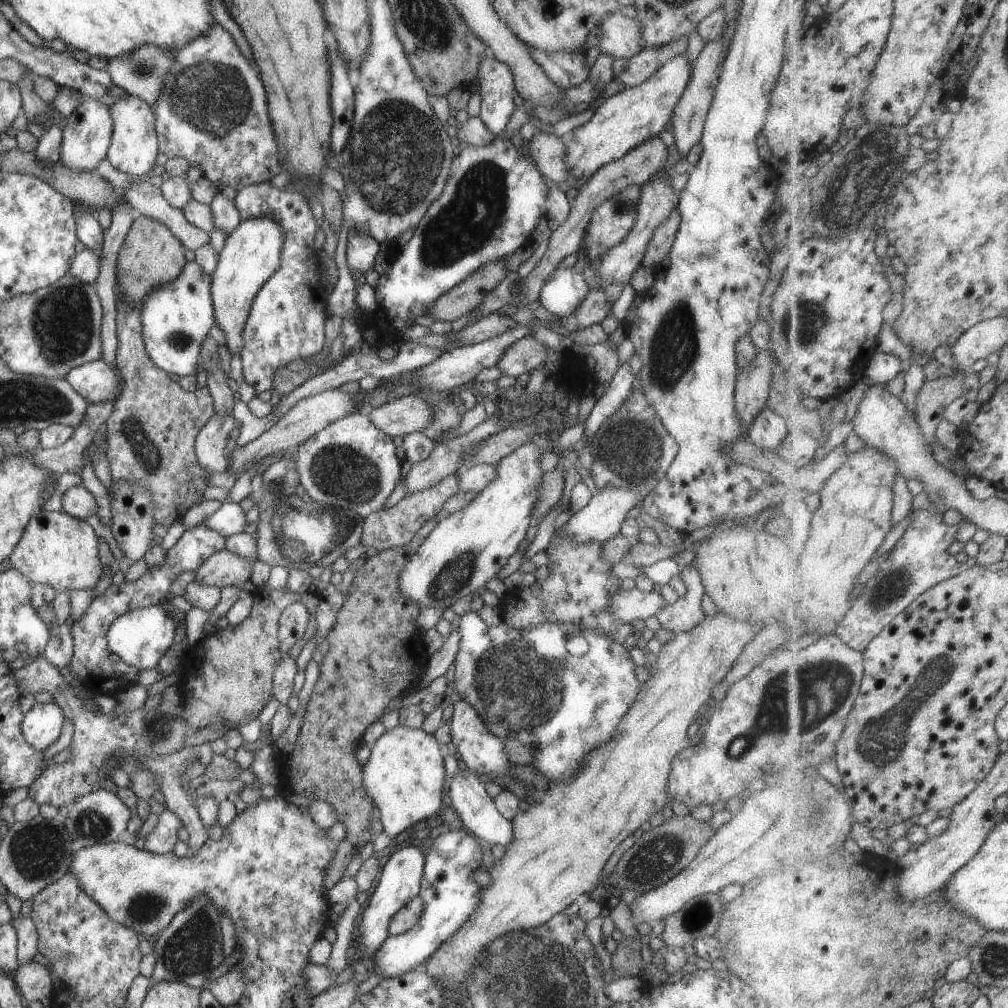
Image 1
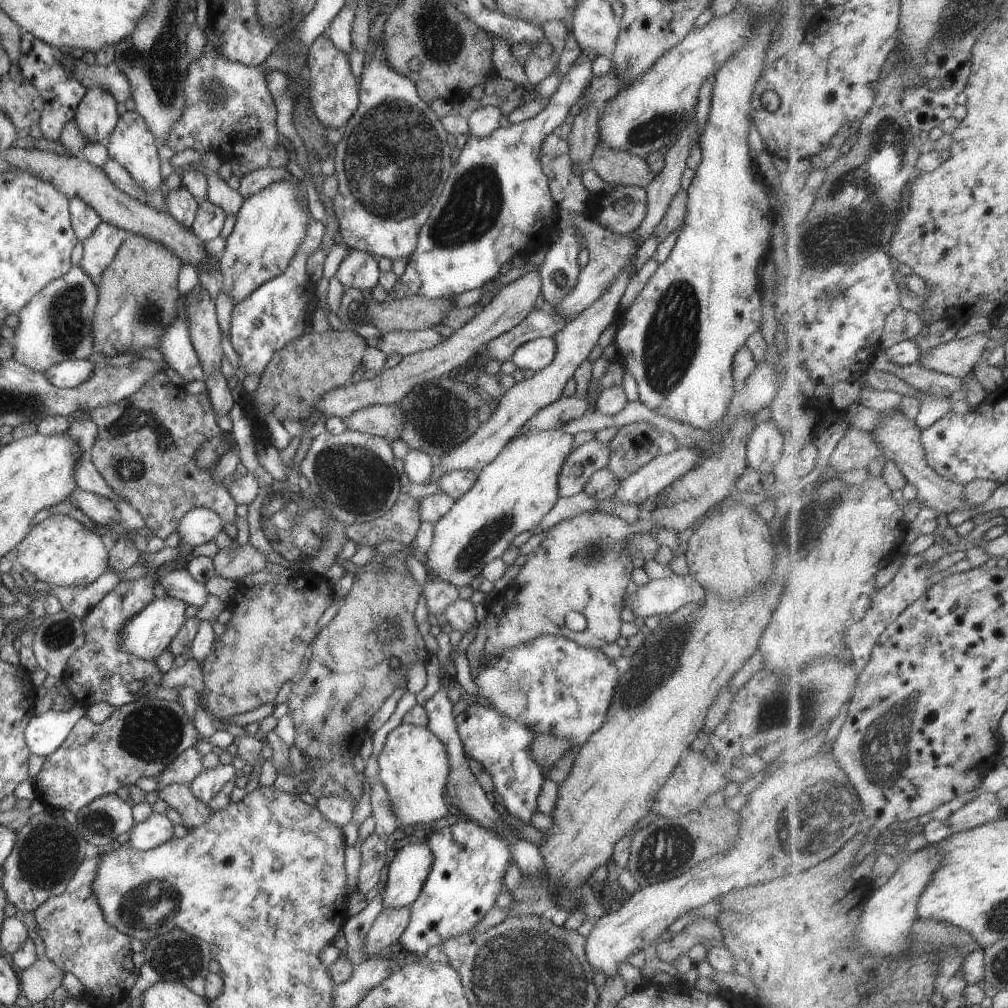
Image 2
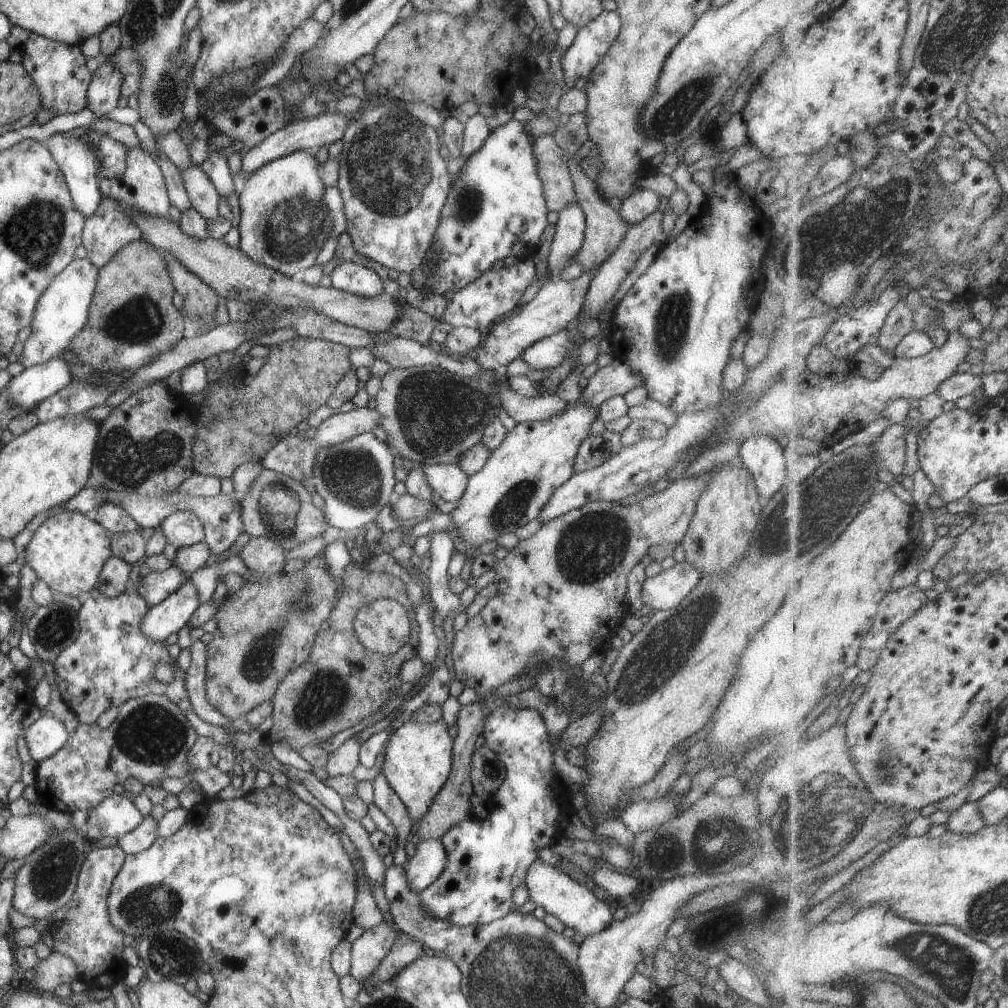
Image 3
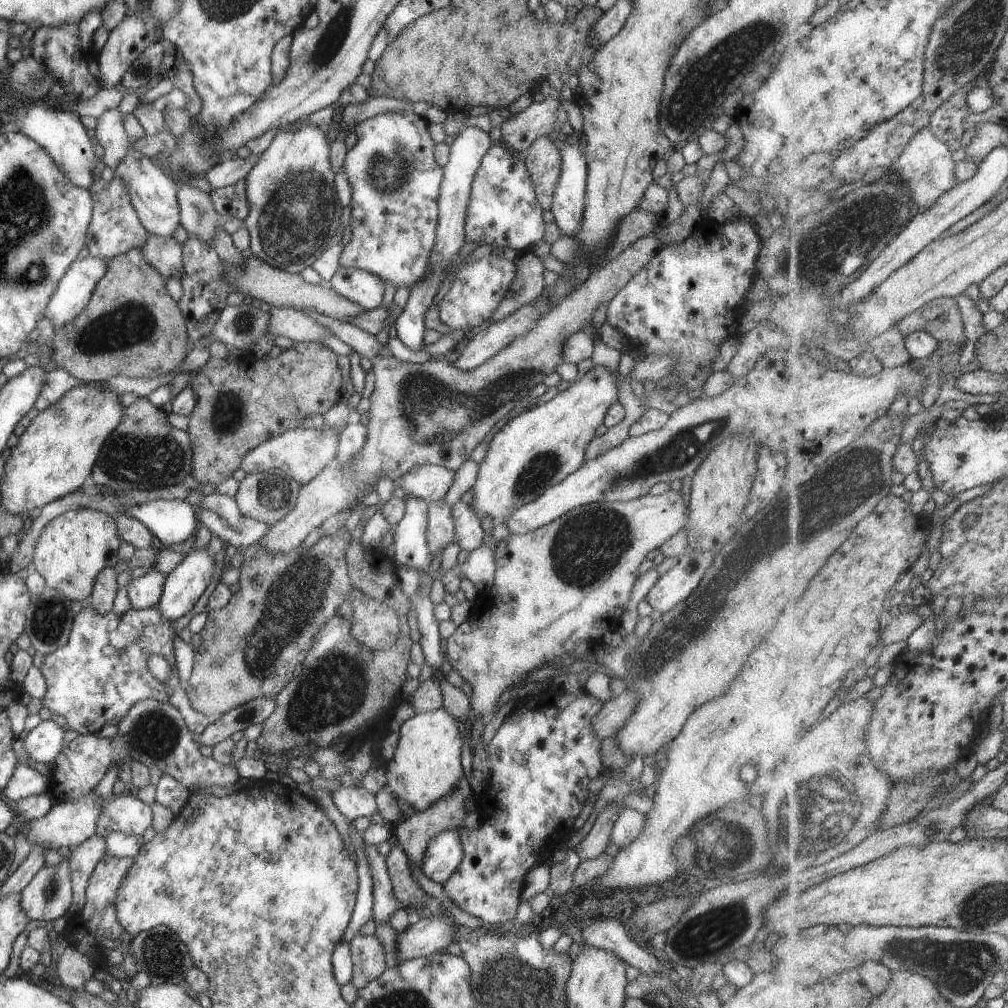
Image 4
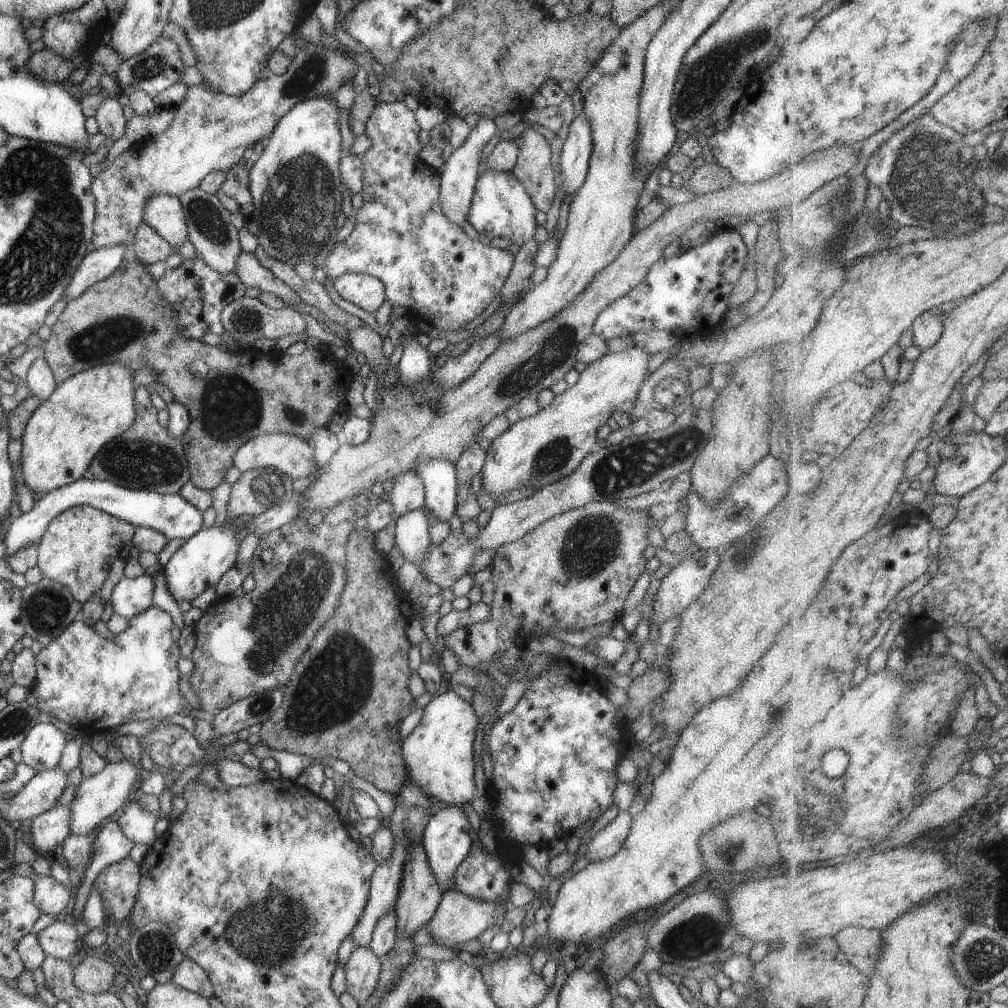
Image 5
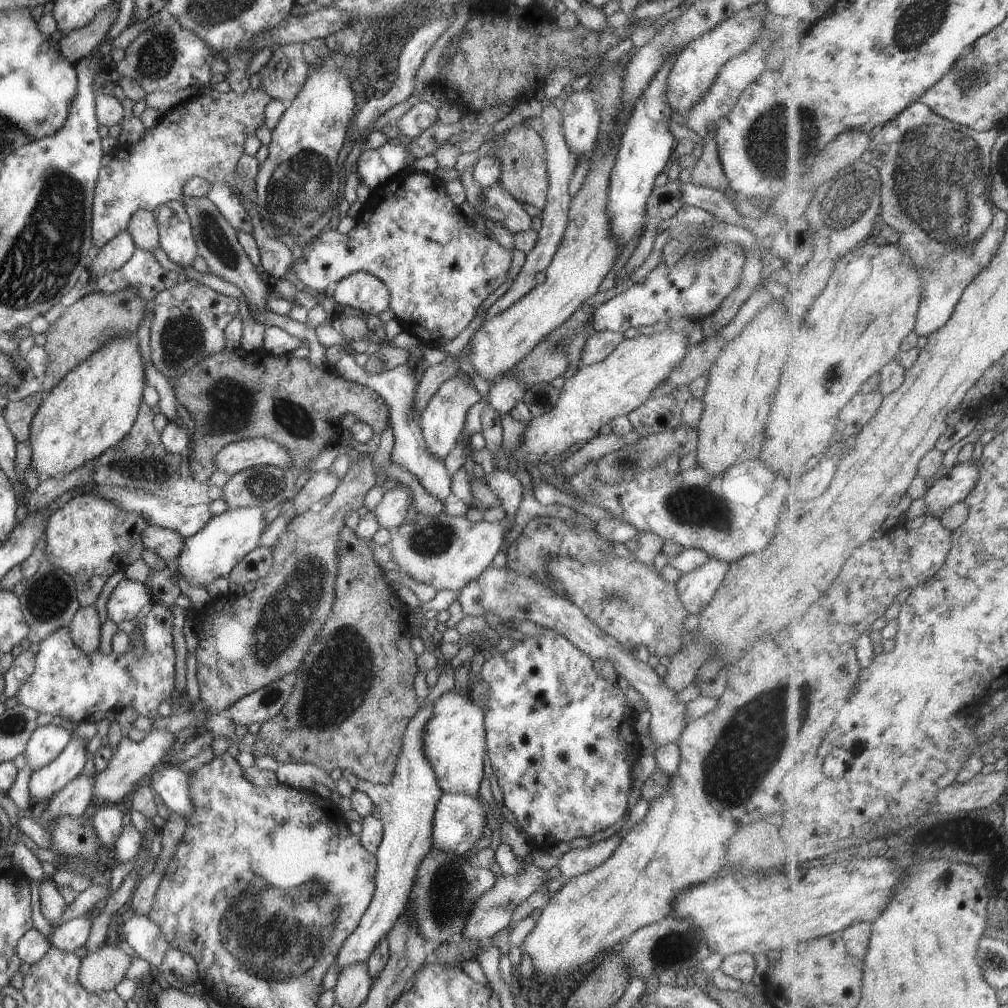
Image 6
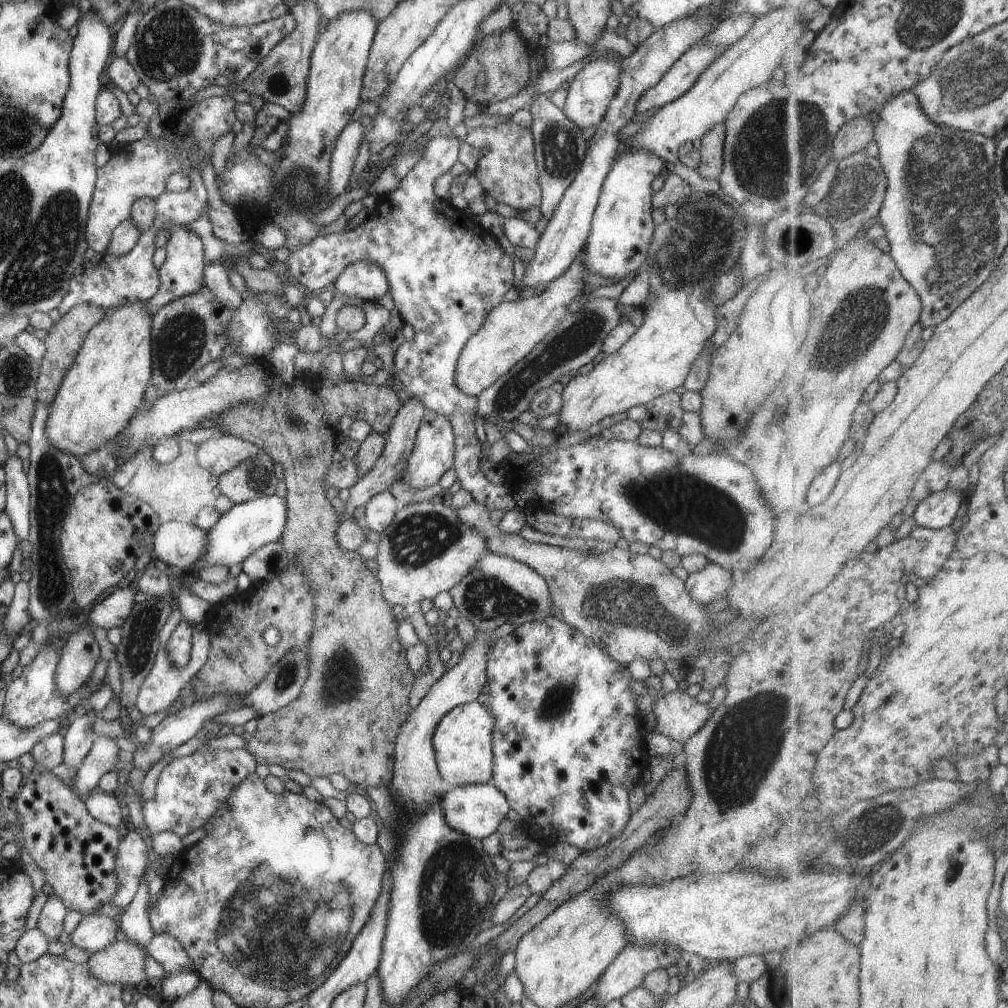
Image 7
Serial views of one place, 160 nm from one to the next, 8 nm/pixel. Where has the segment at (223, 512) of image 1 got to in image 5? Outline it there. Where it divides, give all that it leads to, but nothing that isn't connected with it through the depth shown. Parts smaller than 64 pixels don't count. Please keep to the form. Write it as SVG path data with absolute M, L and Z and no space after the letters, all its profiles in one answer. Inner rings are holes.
M79 478L68 485L46 492L38 502L34 503L29 512L21 513L19 517L12 518L3 540L6 544L6 558L22 546L37 543L44 533L47 523L61 511L75 505L93 507L123 522L128 522L134 527L150 528L165 535L168 540L189 538L202 528L202 512L190 505L178 492L161 494L145 489L137 491L117 486L108 480Z

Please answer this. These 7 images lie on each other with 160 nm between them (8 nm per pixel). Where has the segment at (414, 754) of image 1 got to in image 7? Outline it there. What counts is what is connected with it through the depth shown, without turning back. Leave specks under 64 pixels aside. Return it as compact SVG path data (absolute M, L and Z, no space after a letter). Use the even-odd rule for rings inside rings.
M476 700L454 706L443 715L432 734L433 752L441 778L452 787L490 782L493 717Z

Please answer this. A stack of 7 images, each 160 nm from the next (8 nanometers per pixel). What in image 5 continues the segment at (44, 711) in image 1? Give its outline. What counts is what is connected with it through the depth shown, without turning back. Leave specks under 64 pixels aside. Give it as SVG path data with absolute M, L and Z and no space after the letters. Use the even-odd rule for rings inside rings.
M35 723L18 746L22 763L35 772L55 768L60 761L65 736L51 723Z

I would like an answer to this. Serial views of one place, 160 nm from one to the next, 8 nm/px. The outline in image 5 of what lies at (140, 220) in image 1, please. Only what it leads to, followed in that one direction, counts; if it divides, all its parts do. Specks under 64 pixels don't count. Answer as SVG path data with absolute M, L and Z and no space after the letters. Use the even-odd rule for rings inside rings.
M123 259L119 263L119 266L117 266L107 278L93 283L76 299L70 300L63 307L61 314L59 314L57 320L53 323L53 327L50 329L49 337L41 344L41 357L51 369L57 383L63 382L66 378L85 369L94 367L97 364L119 363L126 366L133 374L135 374L141 366L149 367L153 371L155 382L161 382L163 386L167 386L174 395L173 398L187 409L189 422L187 428L180 436L180 441L187 461L188 480L197 488L208 491L215 488L217 484L222 481L223 476L225 476L225 471L230 465L230 456L239 446L247 442L247 440L269 434L270 432L283 432L309 440L316 428L326 426L332 414L344 412L349 407L346 400L346 390L349 385L347 378L345 378L345 370L347 370L347 368L343 368L341 362L335 362L335 359L329 354L329 351L322 347L305 347L301 354L291 356L280 352L278 349L271 349L267 352L255 348L225 350L219 348L217 345L206 345L199 339L193 340L181 337L176 329L175 312L173 312L172 306L158 293L155 278L147 272L146 266L137 259Z

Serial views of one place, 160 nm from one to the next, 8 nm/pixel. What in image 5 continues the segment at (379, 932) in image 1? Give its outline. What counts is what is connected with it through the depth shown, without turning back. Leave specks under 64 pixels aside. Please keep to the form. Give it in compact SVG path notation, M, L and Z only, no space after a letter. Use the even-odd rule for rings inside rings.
M444 804L424 826L420 836L420 843L424 848L429 868L438 882L440 893L453 887L454 880L452 878L457 865L467 856L470 846L474 844L469 838L470 828L462 806L447 804Z

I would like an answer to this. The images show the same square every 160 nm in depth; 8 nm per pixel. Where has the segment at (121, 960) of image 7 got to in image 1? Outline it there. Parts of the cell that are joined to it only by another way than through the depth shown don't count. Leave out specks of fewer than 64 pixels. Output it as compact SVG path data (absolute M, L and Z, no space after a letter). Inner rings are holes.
M30 961L18 966L13 980L25 1004L40 1001L52 993L51 976L49 976L48 969L35 962Z

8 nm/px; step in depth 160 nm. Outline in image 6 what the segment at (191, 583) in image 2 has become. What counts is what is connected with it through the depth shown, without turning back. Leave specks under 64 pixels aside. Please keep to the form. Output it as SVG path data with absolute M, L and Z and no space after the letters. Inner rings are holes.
M121 579L112 589L106 602L106 618L115 624L123 620L135 619L138 612L146 608L151 600L147 584Z

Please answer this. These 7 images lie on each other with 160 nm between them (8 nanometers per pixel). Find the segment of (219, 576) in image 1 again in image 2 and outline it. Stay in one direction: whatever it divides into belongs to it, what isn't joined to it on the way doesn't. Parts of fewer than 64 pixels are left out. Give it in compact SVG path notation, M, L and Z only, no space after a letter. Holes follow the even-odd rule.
M247 543L244 546L238 546L235 550L229 547L221 548L211 560L215 575L236 583L247 573L255 574L263 571L267 565L265 554Z

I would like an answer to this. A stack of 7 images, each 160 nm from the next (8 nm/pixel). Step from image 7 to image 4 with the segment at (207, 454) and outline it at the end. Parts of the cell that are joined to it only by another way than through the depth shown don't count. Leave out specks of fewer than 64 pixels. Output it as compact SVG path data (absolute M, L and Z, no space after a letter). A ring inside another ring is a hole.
M324 423L317 430L302 427L285 430L282 434L269 438L245 452L239 460L238 468L245 474L279 470L301 486L319 474L336 457L339 432L341 428L337 430Z

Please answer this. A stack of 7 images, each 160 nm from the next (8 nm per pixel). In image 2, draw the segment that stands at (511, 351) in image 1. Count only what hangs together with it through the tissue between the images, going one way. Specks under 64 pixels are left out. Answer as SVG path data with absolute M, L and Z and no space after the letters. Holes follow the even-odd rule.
M540 337L515 348L510 361L524 371L538 372L547 366L554 356L554 341L551 337Z

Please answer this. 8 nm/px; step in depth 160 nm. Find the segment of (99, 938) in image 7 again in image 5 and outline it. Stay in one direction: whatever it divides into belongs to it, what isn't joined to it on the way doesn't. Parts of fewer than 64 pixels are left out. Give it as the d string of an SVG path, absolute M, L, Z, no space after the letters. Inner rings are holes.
M62 919L42 928L36 934L36 939L46 956L59 960L69 960L81 948L74 926L66 924Z

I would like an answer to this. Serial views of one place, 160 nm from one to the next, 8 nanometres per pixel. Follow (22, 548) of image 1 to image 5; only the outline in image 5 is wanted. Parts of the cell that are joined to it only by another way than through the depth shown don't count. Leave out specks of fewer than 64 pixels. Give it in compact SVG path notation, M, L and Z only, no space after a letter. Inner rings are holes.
M87 505L72 506L61 511L47 523L44 533L38 540L36 565L43 578L66 586L69 589L69 594L83 604L91 593L101 588L111 563L117 559L126 560L129 558L128 552L133 546L132 534L134 530L135 527L132 524L123 522L106 512Z

